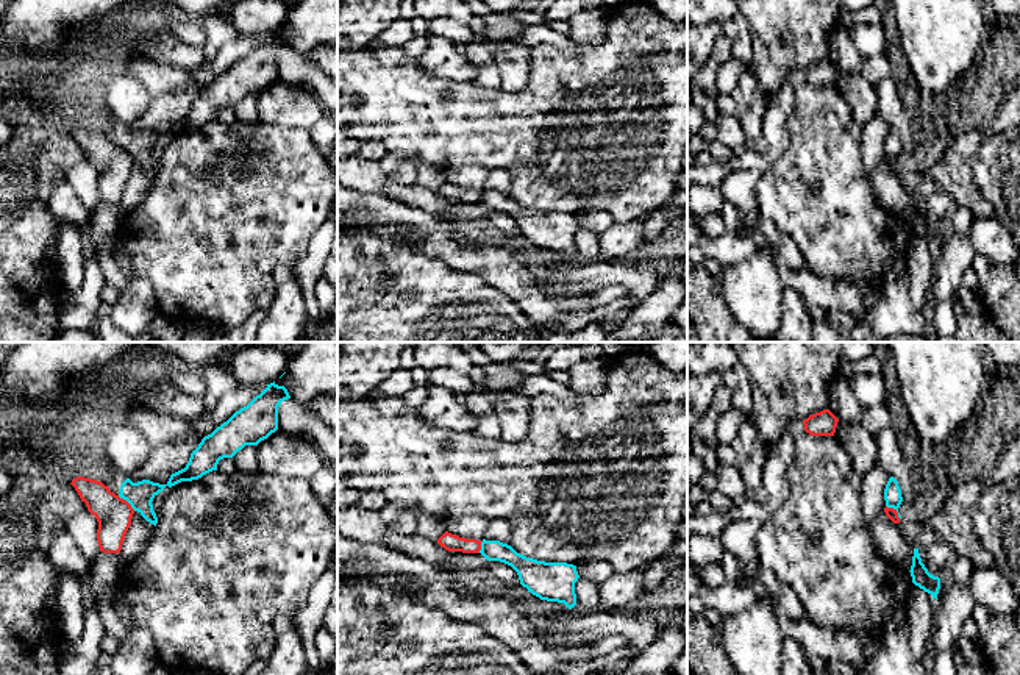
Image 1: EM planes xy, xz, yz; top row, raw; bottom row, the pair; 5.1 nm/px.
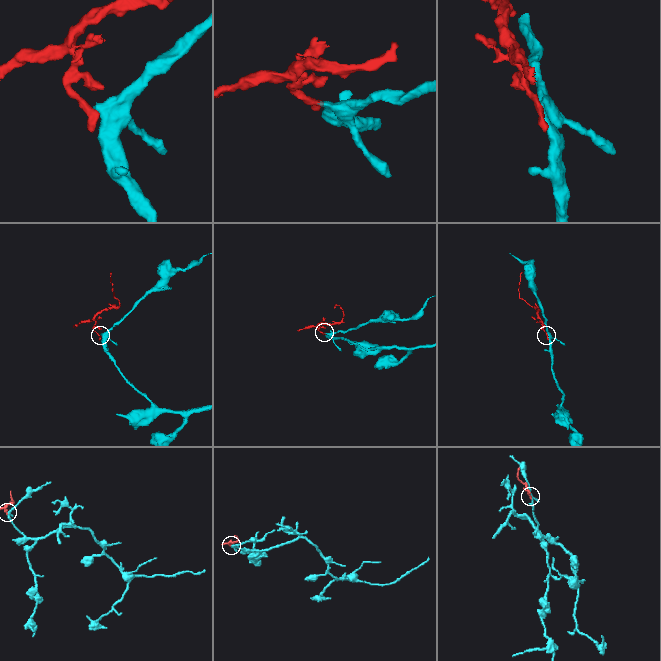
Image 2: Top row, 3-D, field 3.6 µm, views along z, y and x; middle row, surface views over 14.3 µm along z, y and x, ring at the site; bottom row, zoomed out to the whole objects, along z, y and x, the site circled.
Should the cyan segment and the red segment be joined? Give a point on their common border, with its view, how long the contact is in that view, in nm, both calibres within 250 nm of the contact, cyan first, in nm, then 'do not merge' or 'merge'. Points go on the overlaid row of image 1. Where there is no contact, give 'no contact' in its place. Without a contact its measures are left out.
yz (897, 511) | 110 nm | 100/60 nm | do not merge

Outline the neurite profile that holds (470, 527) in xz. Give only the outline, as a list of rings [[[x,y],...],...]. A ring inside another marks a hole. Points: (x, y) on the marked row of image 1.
[[[458,516],[445,520],[447,531],[465,539],[483,541],[489,527],[487,519],[481,516]]]

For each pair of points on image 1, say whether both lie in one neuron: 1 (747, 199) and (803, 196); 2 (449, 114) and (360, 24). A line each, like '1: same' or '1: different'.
1: different
2: different

